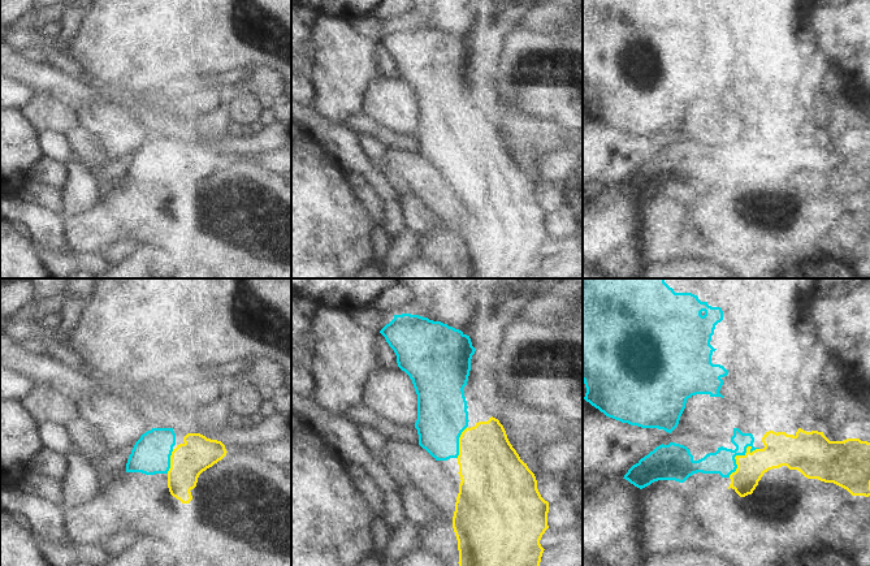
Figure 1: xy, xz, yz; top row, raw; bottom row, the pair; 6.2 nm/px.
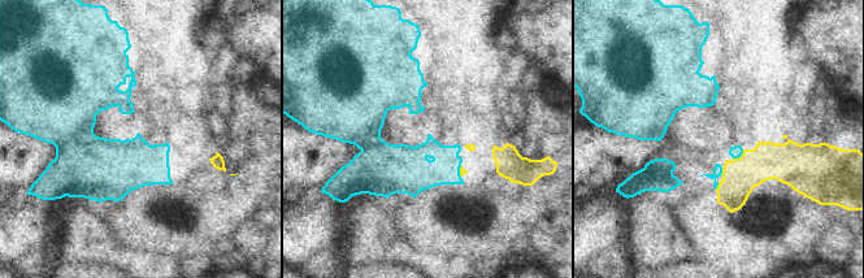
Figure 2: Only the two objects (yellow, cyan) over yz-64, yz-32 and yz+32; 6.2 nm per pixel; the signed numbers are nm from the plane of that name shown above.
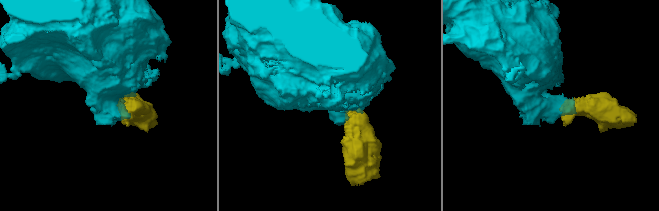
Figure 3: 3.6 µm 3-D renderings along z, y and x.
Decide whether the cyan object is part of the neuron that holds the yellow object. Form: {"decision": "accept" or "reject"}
{"decision": "accept"}

